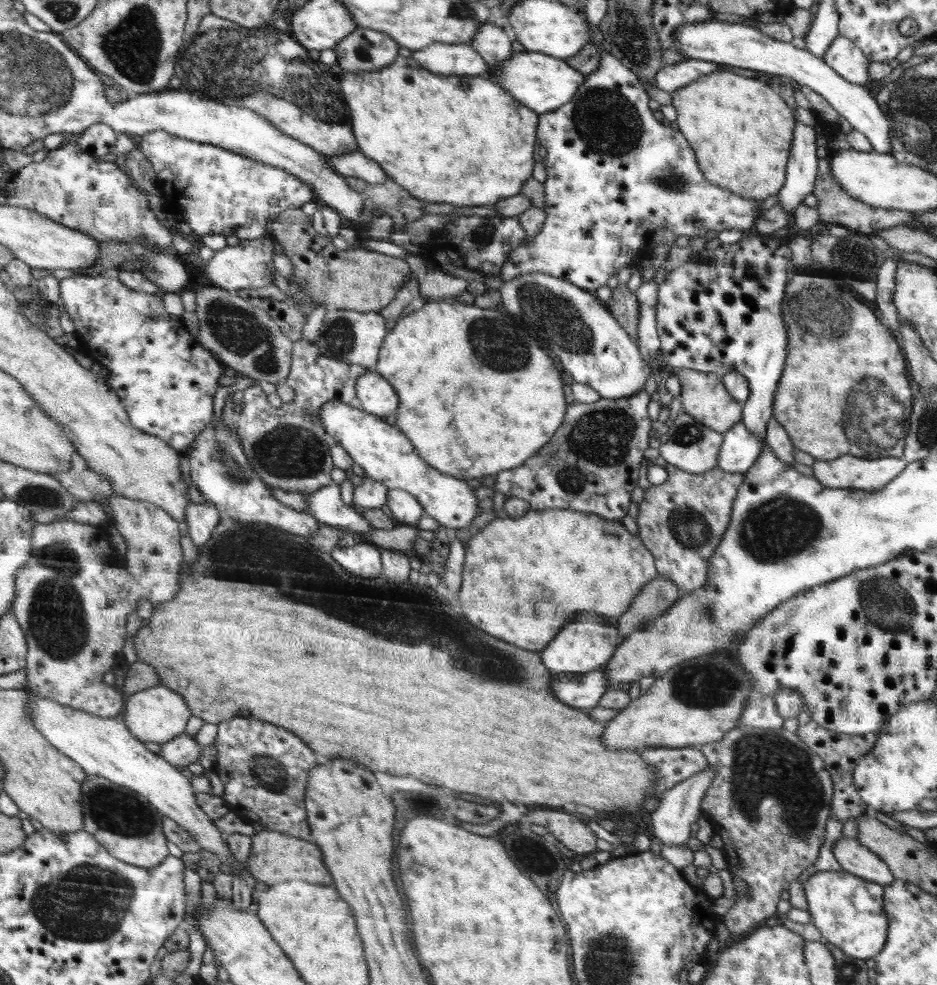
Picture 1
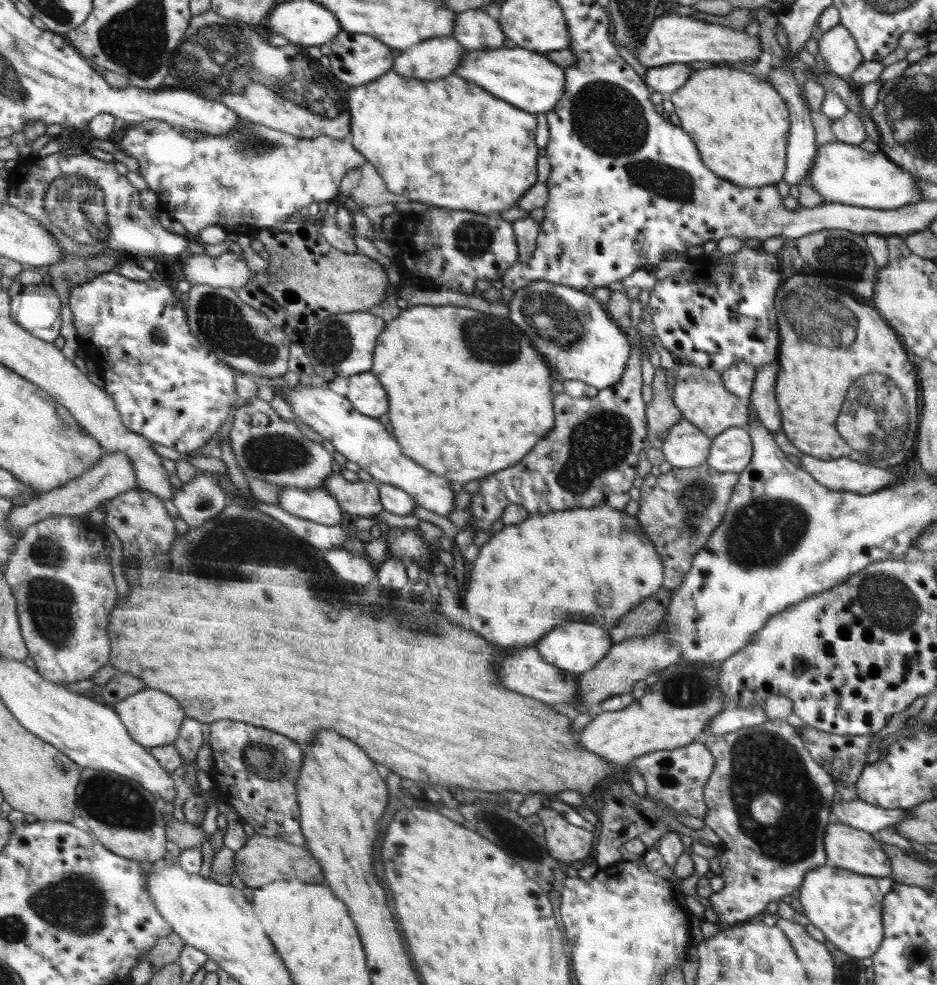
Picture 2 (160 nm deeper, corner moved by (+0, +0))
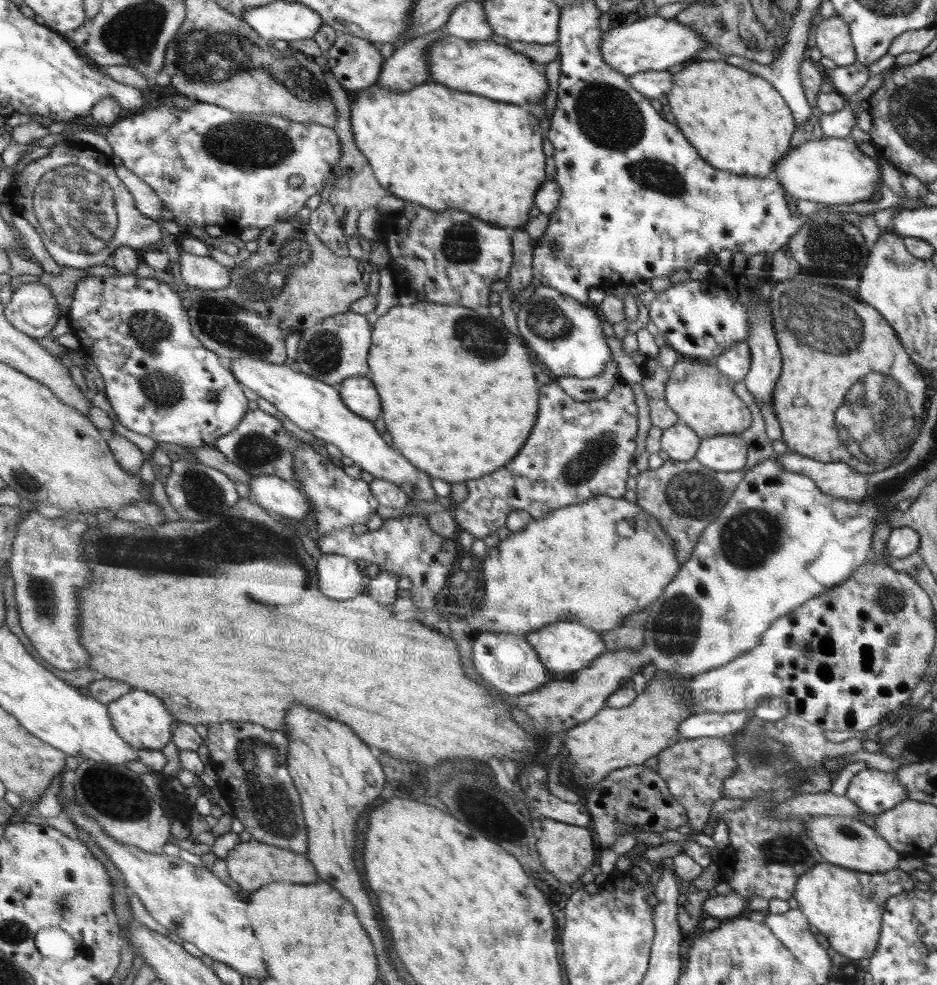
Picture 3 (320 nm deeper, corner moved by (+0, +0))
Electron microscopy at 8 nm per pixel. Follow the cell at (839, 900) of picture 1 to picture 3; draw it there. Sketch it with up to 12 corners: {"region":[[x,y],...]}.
{"region":[[824,862],[795,899],[830,948],[875,954],[884,902],[915,888],[899,868]]}

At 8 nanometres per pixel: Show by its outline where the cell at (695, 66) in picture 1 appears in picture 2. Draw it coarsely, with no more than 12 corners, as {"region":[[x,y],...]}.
{"region":[[689,64],[653,67],[644,82],[656,92],[676,92],[692,74]]}

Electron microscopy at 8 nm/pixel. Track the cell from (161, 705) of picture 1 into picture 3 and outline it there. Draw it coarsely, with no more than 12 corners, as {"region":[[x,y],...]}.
{"region":[[147,690],[106,704],[115,729],[136,749],[160,750],[174,722]]}

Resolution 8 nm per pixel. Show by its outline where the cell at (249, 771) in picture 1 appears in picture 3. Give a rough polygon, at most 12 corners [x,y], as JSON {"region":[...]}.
{"region":[[207,725],[216,786],[254,840],[304,855],[283,731]]}

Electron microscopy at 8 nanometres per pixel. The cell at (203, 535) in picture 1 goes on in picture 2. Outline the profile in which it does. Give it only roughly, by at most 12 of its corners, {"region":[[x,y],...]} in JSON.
{"region":[[200,471],[172,503],[190,528],[202,528],[230,499]]}

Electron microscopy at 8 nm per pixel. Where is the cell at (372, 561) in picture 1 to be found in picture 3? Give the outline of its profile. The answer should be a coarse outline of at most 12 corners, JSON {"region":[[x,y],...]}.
{"region":[[325,554],[319,586],[327,598],[344,601],[366,589],[357,561]]}

